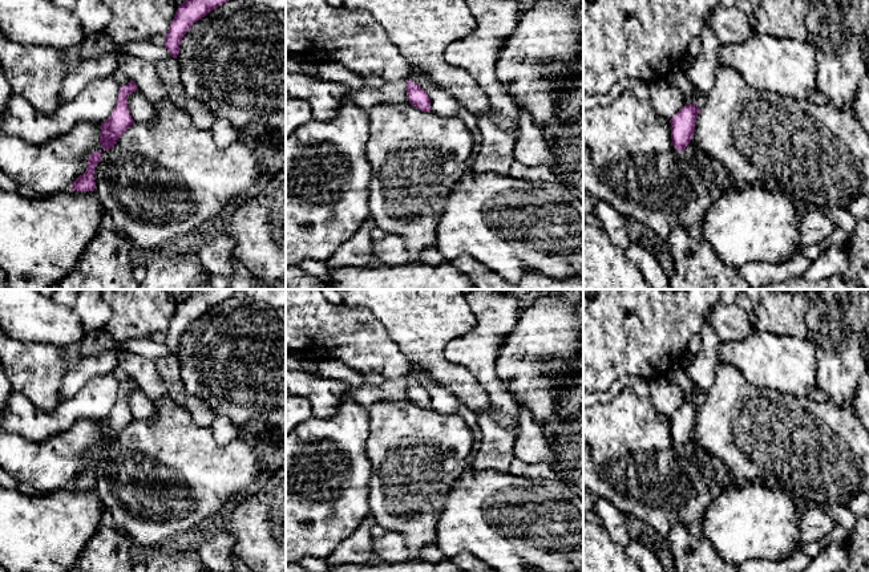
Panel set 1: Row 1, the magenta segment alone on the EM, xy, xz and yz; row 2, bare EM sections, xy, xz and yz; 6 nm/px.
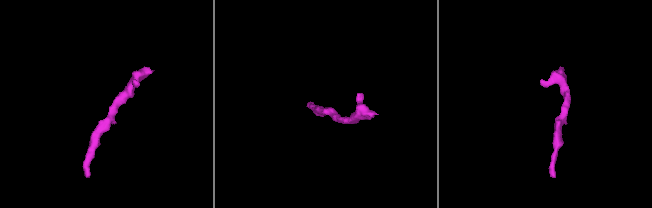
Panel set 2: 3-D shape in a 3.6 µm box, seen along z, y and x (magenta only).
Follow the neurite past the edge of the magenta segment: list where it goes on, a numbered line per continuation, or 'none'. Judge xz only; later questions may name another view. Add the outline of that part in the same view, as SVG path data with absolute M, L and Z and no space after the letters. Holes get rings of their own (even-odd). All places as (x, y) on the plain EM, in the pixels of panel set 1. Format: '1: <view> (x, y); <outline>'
none

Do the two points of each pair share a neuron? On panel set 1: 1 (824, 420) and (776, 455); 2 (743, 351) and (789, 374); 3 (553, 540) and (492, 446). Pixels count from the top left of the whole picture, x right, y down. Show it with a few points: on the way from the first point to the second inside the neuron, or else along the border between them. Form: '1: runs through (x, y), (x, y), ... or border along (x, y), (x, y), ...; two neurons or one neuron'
1: runs through (812, 431), (795, 449), (788, 449); one neuron
2: runs through (755, 356), (777, 362); one neuron
3: border along (477, 470), (509, 473); two neurons

